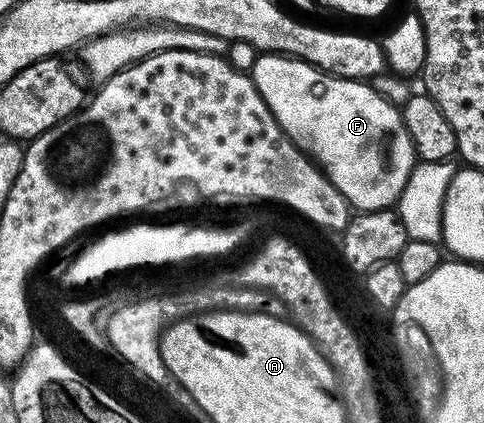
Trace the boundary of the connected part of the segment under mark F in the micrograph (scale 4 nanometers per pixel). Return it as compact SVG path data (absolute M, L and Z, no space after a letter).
M260 53L258 57L256 57L255 63L249 73L252 80L255 82L257 92L261 92L261 96L265 100L269 112L273 112L277 124L291 137L292 142L299 147L302 153L310 156L318 163L323 173L327 175L327 179L342 192L344 198L347 199L348 203L350 203L356 211L386 210L394 207L396 203L400 201L403 190L406 188L407 181L410 178L411 170L414 169L417 163L417 155L415 145L412 144L409 132L403 123L403 116L398 105L395 105L389 99L383 98L366 81L354 78L335 77L324 70L320 70L318 66L304 62L302 58L288 57L285 54Z

